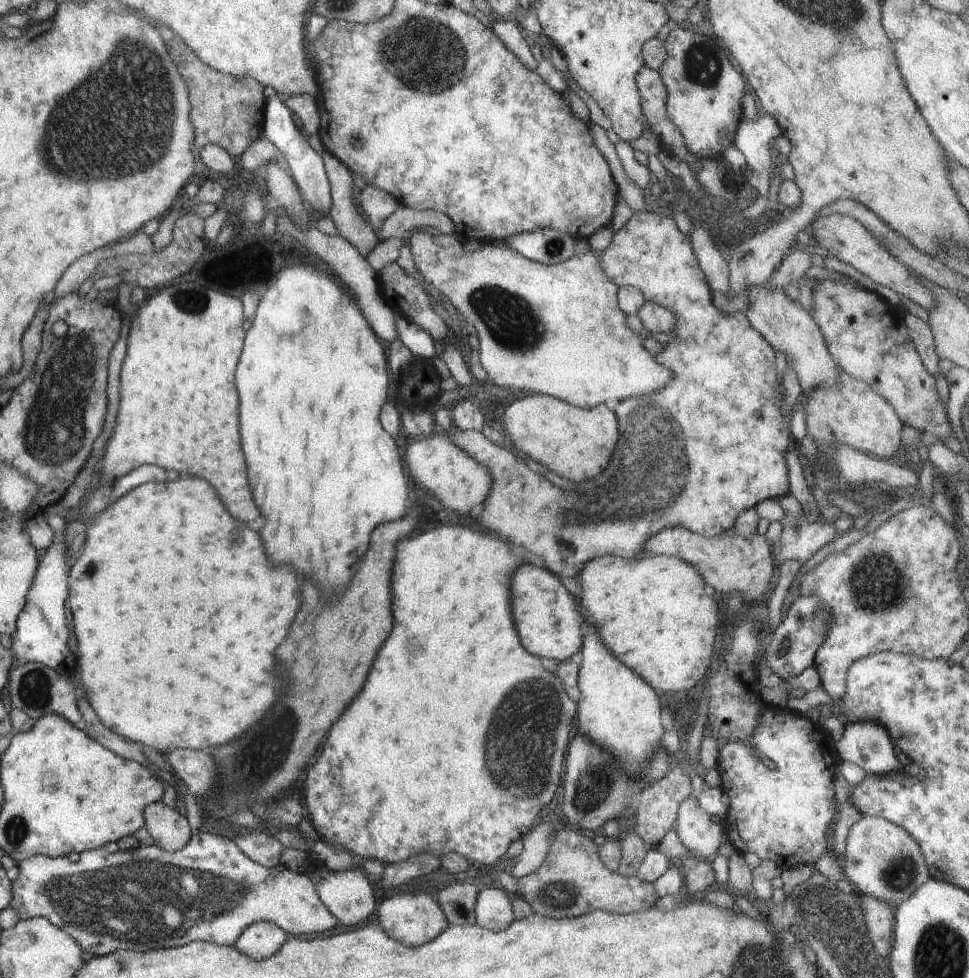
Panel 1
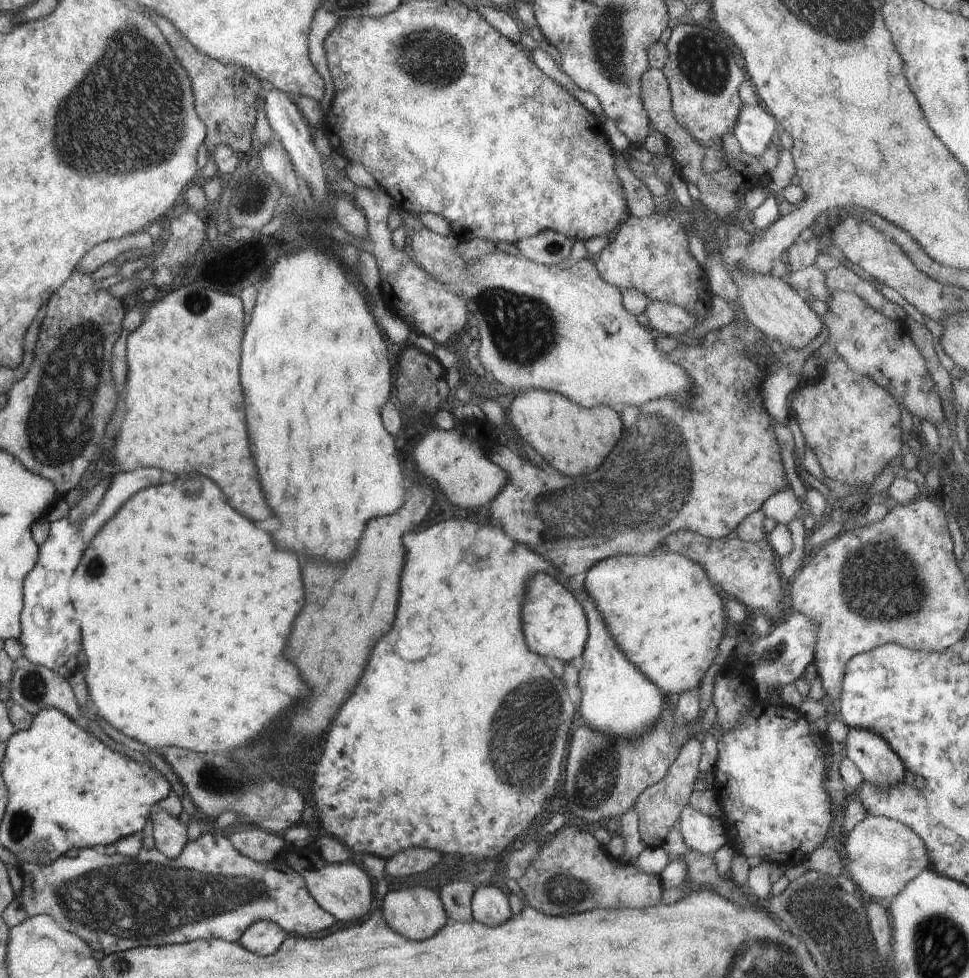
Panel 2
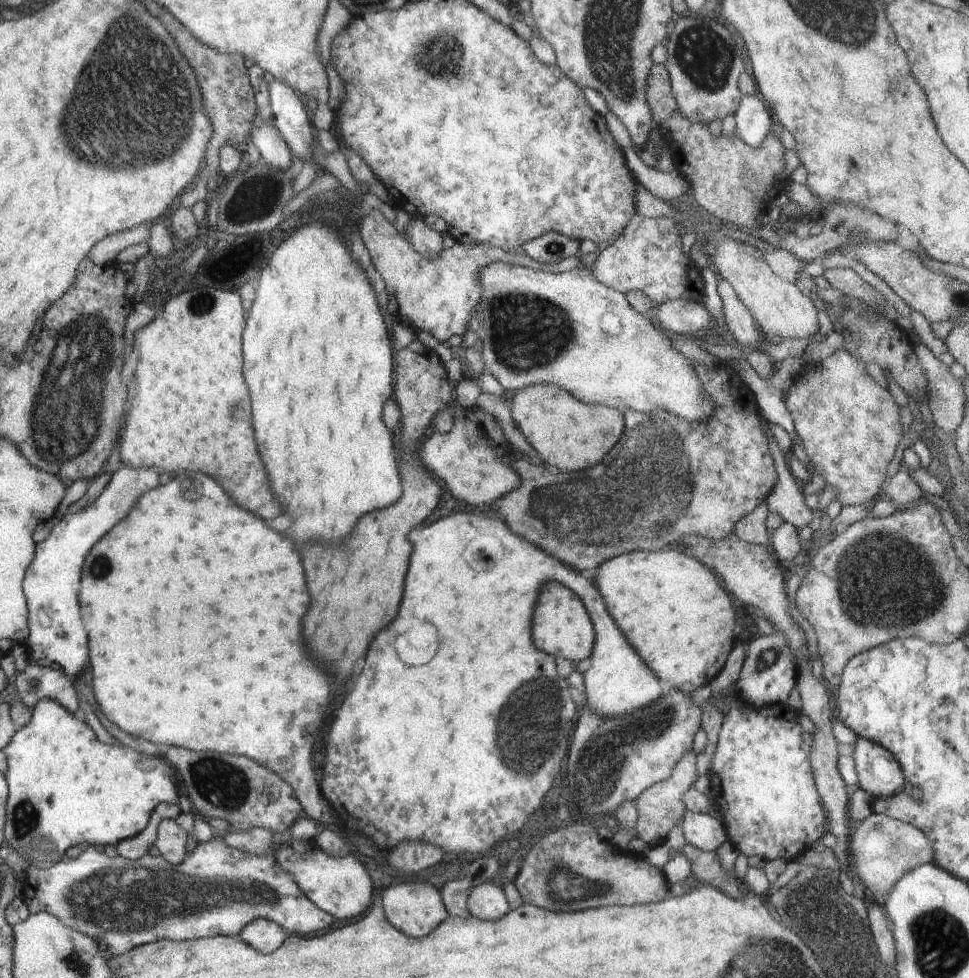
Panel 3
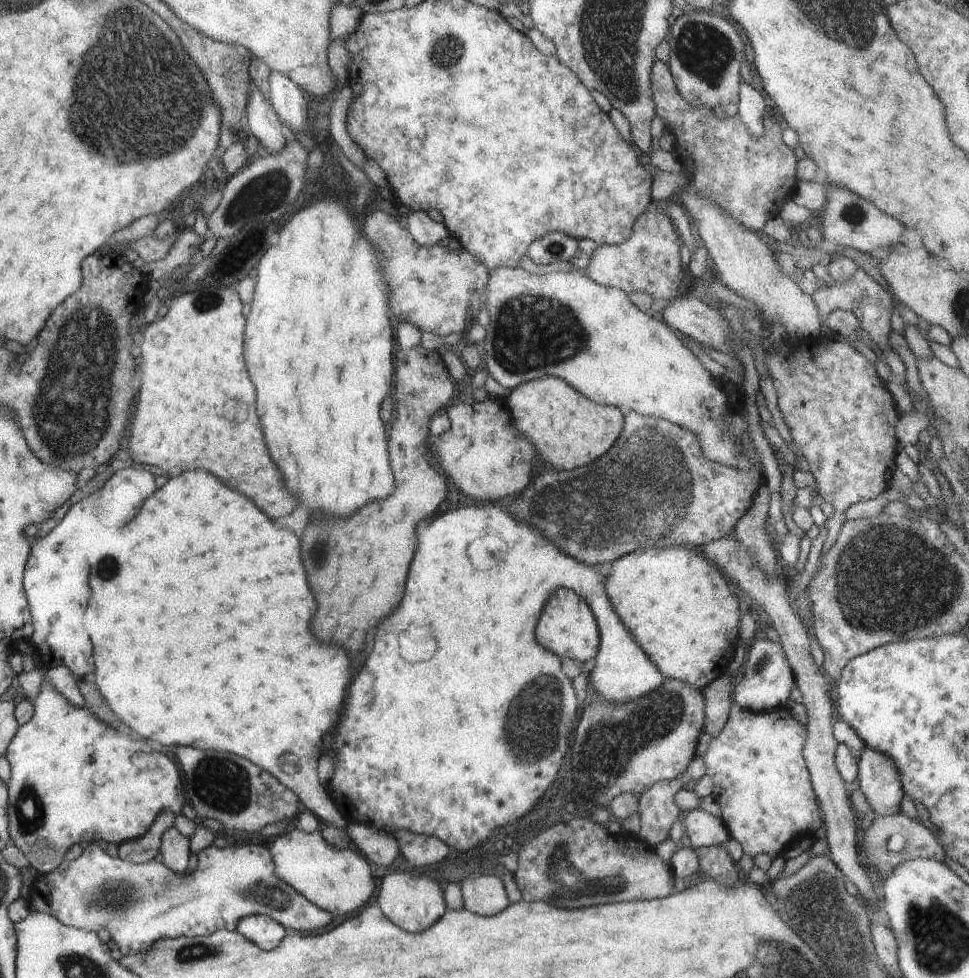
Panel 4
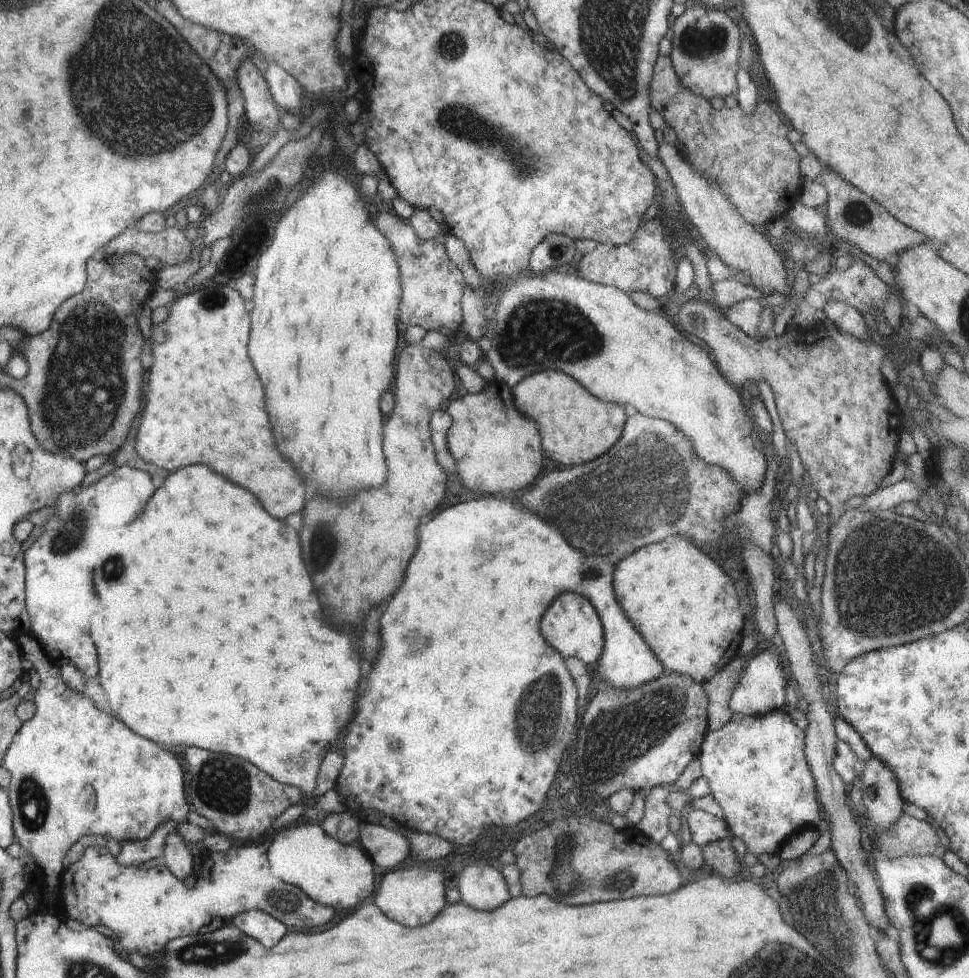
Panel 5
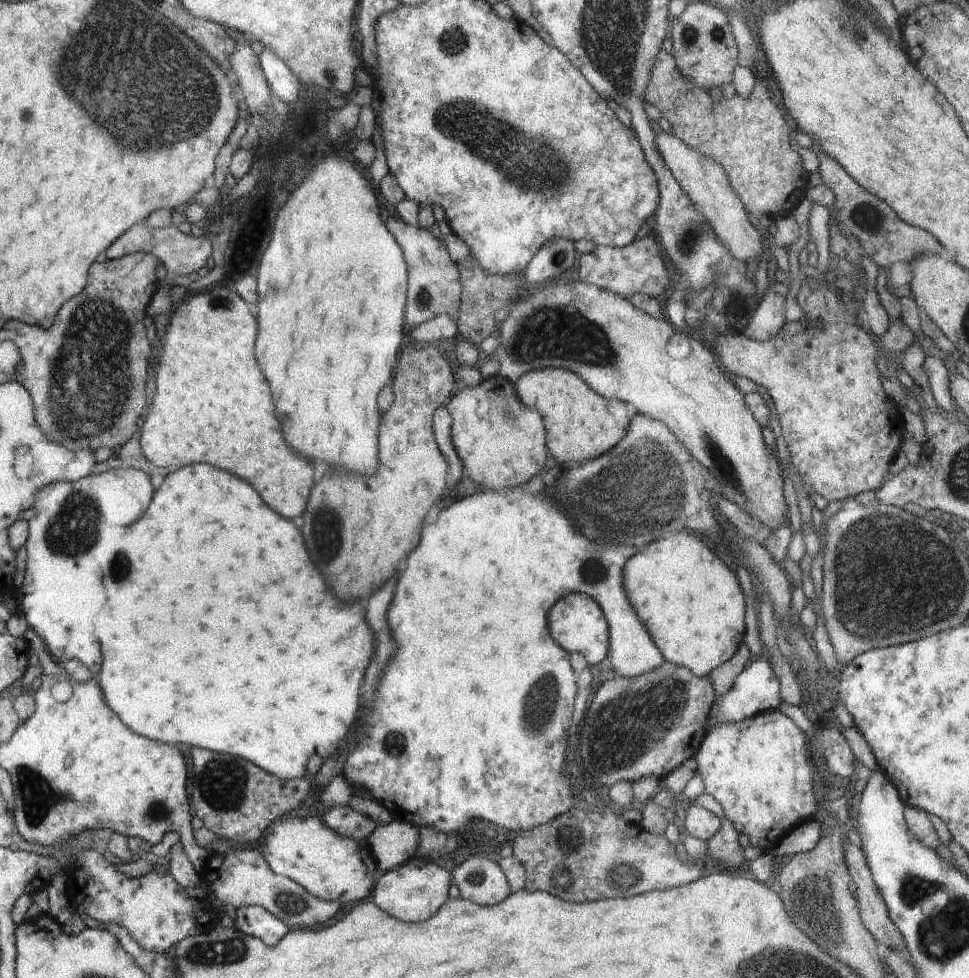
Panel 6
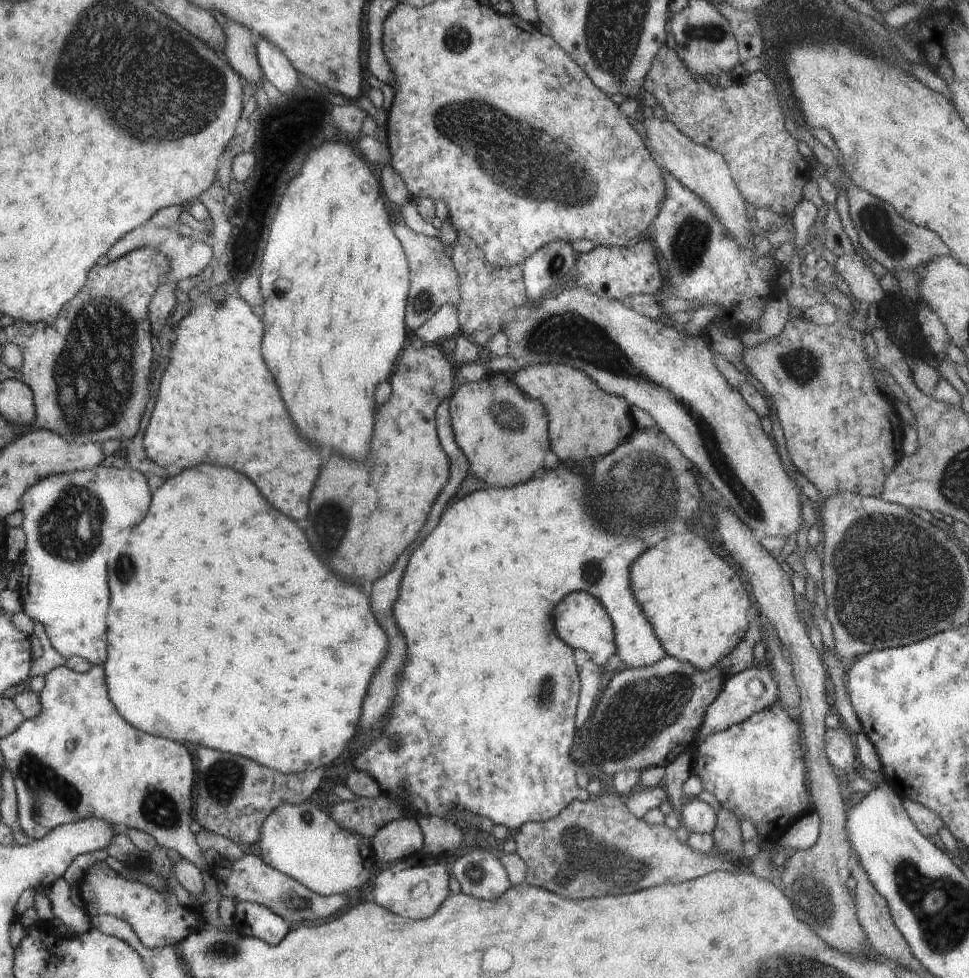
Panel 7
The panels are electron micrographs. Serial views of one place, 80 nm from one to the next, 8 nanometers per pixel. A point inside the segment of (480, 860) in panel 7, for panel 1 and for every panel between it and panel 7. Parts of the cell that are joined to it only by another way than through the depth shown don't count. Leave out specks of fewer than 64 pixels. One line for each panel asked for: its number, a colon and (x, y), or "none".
1: (493, 910)
2: (489, 905)
3: (488, 901)
4: (486, 894)
5: (483, 887)
6: (480, 880)

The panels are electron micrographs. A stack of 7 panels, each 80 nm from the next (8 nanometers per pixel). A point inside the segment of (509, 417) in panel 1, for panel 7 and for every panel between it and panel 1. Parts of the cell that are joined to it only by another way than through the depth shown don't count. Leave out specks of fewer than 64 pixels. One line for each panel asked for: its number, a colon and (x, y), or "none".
2: (575, 440)
3: (572, 435)
4: (569, 430)
5: (576, 427)
6: (580, 424)
7: (584, 422)

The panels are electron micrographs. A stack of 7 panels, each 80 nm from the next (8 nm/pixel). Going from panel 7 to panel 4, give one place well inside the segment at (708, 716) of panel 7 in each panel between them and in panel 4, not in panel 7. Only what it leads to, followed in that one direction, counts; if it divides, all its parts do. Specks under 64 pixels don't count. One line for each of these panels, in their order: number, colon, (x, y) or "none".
4: (765, 680)
5: (761, 689)
6: (756, 689)

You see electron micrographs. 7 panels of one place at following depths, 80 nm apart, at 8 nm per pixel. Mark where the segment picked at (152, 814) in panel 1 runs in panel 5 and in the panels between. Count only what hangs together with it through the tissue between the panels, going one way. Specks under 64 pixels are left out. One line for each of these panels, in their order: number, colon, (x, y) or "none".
2: (170, 835)
3: (171, 840)
4: (175, 849)
5: (177, 855)

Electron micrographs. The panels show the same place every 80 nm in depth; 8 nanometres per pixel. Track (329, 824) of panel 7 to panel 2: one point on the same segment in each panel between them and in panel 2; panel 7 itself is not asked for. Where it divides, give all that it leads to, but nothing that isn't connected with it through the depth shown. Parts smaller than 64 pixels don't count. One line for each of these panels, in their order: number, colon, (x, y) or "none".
2: (344, 890)
3: (341, 886)
4: (340, 881)
5: (340, 876)
6: (330, 867)

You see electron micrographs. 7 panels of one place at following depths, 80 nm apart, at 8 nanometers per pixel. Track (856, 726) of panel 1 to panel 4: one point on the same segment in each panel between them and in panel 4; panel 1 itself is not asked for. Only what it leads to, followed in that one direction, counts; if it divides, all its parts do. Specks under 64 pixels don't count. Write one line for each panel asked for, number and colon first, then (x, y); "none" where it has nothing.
2: (874, 757)
3: (879, 773)
4: (878, 778)

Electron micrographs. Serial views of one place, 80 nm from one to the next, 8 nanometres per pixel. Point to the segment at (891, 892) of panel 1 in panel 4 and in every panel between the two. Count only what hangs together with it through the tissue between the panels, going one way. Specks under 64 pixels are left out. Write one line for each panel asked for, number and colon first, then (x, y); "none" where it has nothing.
2: (883, 855)
3: (883, 849)
4: (890, 840)

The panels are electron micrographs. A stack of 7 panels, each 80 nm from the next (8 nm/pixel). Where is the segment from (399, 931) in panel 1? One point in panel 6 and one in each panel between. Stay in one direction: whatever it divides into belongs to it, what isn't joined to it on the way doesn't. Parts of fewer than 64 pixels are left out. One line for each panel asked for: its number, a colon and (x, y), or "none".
2: (417, 913)
3: (416, 908)
4: (414, 903)
5: (415, 896)
6: (413, 892)

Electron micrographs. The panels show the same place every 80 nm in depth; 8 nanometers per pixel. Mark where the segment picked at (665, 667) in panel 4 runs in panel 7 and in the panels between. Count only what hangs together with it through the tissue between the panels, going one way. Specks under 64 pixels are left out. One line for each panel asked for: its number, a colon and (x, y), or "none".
5: (686, 608)
6: (691, 604)
7: (696, 603)

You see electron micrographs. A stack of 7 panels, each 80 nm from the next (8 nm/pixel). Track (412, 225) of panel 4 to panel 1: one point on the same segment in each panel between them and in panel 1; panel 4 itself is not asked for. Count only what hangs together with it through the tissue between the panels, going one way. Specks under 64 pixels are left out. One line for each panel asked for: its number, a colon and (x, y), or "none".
1: (557, 330)
2: (566, 330)
3: (426, 241)

